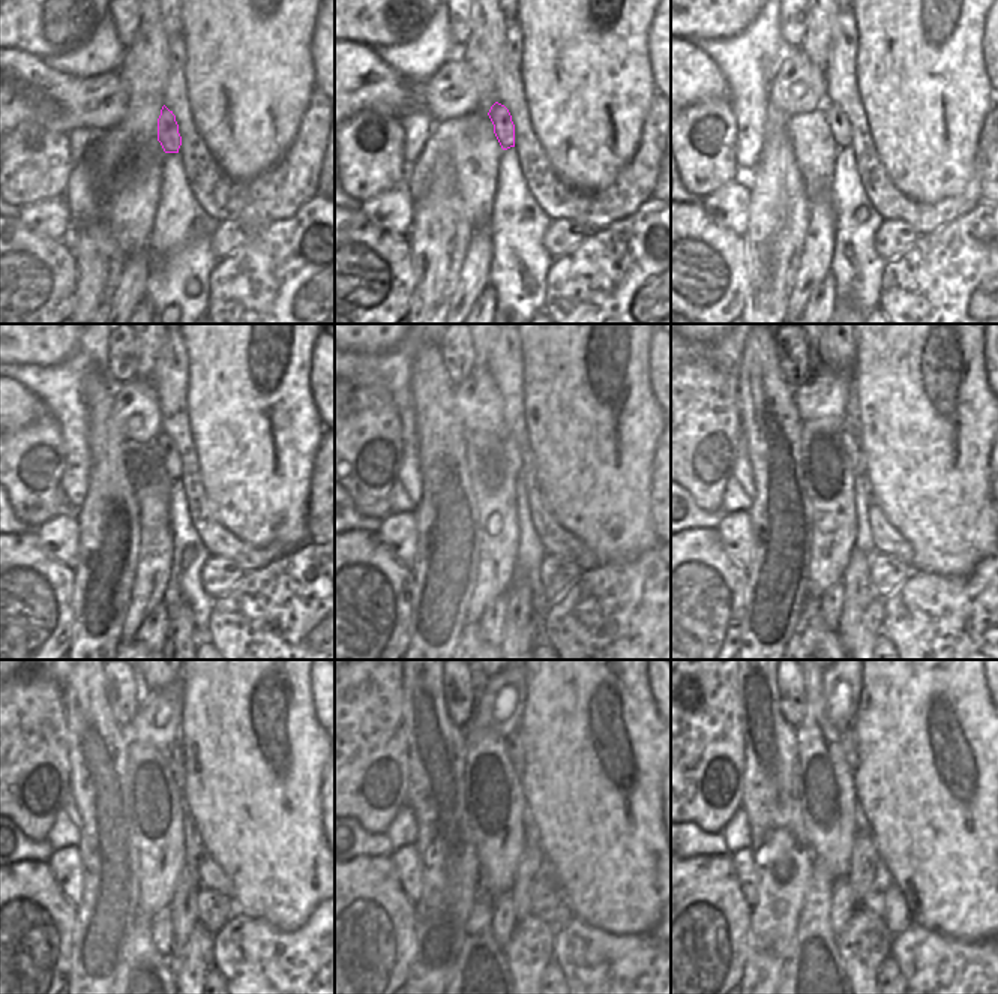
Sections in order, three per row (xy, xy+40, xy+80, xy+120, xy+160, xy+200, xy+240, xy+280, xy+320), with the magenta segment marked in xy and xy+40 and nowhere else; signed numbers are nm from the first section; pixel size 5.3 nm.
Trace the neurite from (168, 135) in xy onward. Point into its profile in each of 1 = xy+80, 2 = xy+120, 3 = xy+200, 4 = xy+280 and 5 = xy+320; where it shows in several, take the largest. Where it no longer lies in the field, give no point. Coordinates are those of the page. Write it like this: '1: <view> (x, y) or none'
1: xy+80 (839, 126)
2: xy+120 (171, 461)
3: xy+200 (850, 434)
4: xy+280 (515, 751)
5: xy+320 (848, 738)

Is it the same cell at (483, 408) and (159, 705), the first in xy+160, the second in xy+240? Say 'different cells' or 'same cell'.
same cell

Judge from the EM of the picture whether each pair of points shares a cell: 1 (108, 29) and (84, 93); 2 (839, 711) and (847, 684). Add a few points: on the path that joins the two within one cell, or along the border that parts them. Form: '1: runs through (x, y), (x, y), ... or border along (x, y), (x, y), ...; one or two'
1: border along (56, 69), (75, 77), (92, 77), (116, 71); two
2: runs through (841, 705), (842, 690); one

